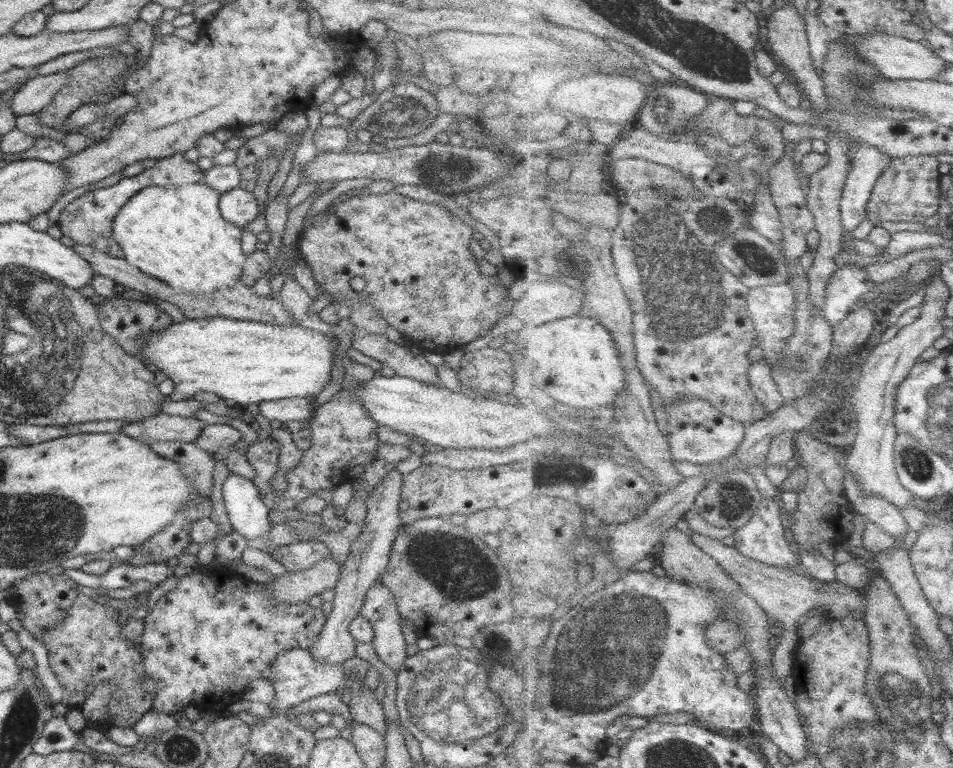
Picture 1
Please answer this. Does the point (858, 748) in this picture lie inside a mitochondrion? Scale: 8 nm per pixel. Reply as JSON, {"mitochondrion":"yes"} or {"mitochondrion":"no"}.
{"mitochondrion":"yes"}

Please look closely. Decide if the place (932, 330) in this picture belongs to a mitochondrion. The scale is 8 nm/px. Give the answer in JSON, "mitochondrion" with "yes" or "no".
{"mitochondrion":"no"}

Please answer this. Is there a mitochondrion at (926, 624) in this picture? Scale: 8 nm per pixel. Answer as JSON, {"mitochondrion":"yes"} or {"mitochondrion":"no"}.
{"mitochondrion":"no"}

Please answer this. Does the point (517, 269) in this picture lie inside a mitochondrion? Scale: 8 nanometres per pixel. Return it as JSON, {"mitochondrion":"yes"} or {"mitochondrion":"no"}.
{"mitochondrion":"no"}

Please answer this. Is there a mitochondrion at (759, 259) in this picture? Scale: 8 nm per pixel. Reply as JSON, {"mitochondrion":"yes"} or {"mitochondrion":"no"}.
{"mitochondrion":"yes"}

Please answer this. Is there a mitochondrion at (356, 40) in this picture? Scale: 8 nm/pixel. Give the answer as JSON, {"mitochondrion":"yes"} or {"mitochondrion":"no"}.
{"mitochondrion":"no"}

